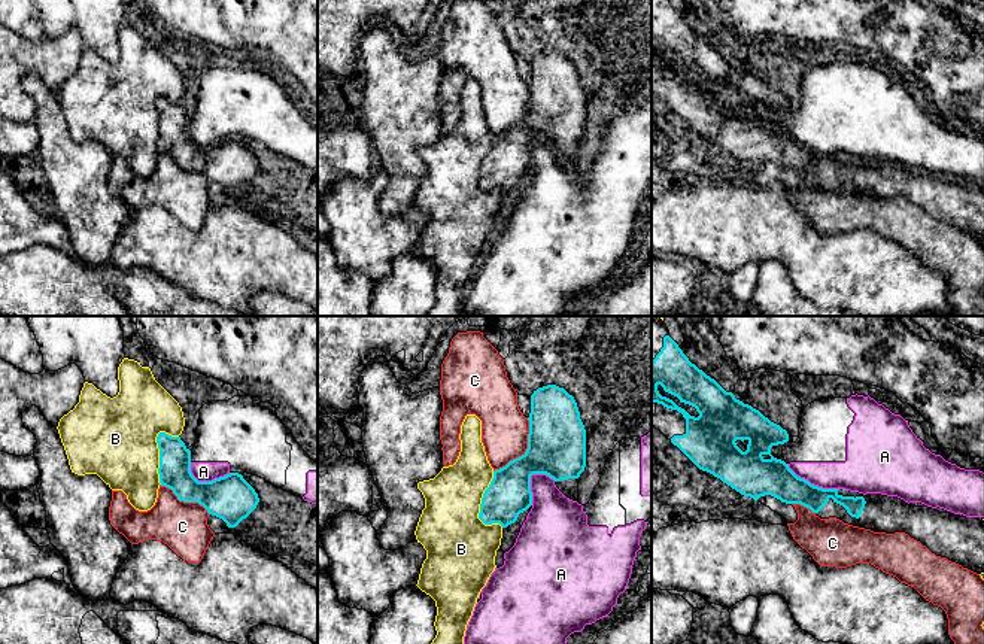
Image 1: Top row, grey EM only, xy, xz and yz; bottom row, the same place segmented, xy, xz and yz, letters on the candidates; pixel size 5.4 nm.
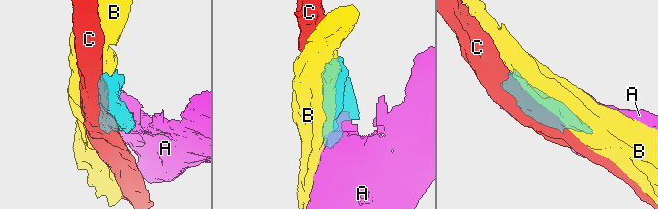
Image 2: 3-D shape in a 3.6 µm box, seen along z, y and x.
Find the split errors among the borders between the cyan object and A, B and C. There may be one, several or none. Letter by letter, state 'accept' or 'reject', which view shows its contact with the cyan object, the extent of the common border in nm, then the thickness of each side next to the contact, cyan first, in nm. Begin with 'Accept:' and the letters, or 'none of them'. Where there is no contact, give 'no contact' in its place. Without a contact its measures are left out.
Accept: none of them
A: reject | yz | 320 nm | 200/190 nm
B: reject | xz | 300 nm | 240/380 nm
C: reject | xz | 340 nm | 320/260 nm

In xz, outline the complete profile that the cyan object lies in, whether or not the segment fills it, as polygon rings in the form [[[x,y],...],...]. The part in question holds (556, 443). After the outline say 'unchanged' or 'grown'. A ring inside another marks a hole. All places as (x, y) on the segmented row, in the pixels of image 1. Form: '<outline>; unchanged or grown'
[[[547,385],[531,395],[526,452],[493,471],[479,519],[485,525],[514,523],[532,505],[531,476],[546,474],[570,499],[578,498],[577,479],[586,467],[586,429],[573,395]]]; grown

